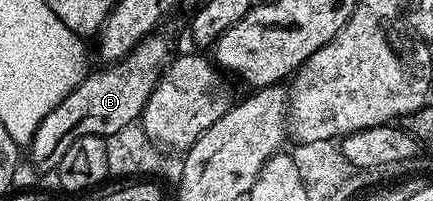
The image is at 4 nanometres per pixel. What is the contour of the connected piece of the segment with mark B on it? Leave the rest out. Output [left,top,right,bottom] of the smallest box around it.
[29,35,173,174]

